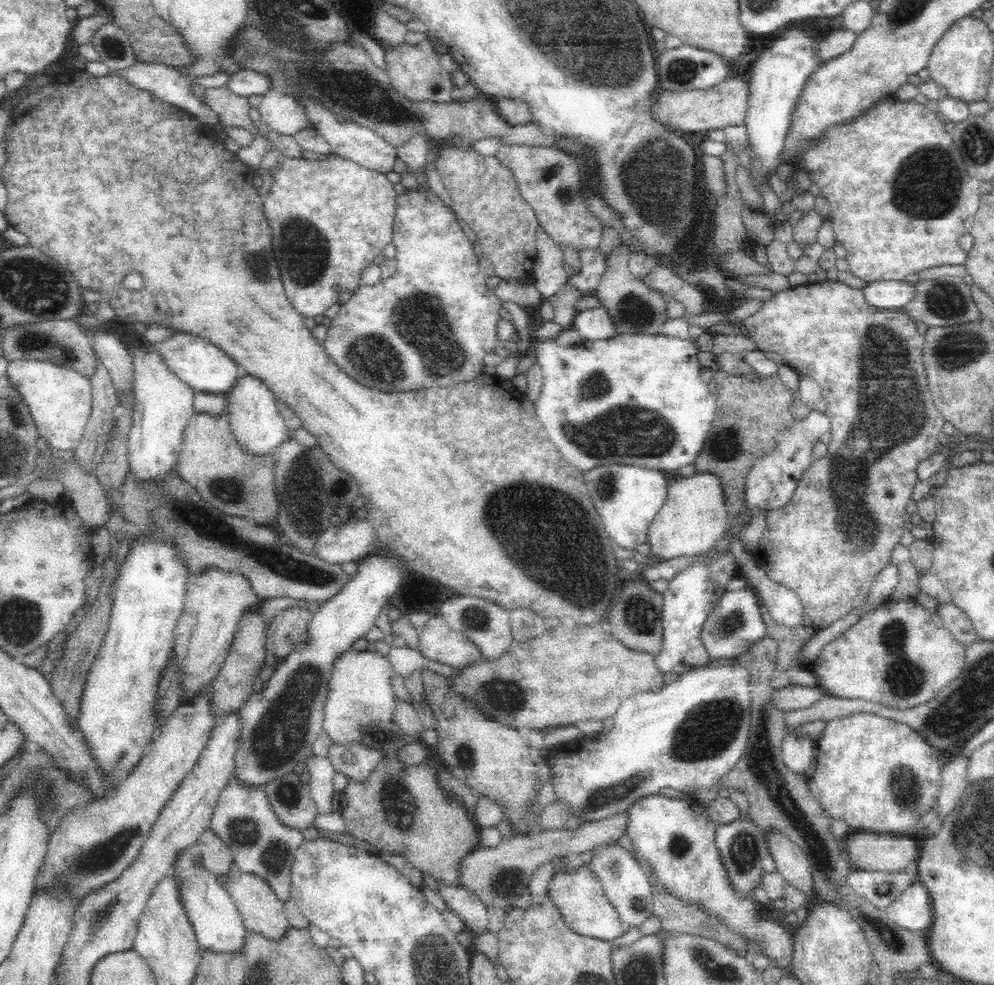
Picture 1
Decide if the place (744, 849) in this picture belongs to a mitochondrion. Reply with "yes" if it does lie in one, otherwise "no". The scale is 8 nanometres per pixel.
yes

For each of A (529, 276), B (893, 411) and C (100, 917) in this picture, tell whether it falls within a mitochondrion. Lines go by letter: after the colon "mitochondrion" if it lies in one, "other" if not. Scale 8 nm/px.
A: other
B: mitochondrion
C: mitochondrion

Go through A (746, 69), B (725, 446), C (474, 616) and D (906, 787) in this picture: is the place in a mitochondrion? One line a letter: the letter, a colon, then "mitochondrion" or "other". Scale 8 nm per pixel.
A: other
B: mitochondrion
C: mitochondrion
D: mitochondrion

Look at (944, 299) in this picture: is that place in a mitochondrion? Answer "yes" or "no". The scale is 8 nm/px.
yes

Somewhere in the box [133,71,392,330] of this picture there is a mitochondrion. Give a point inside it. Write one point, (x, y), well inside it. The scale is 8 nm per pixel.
(303, 254)

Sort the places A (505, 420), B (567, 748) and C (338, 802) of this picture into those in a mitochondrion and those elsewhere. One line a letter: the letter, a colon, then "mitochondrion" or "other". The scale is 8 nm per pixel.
A: other
B: other
C: other

